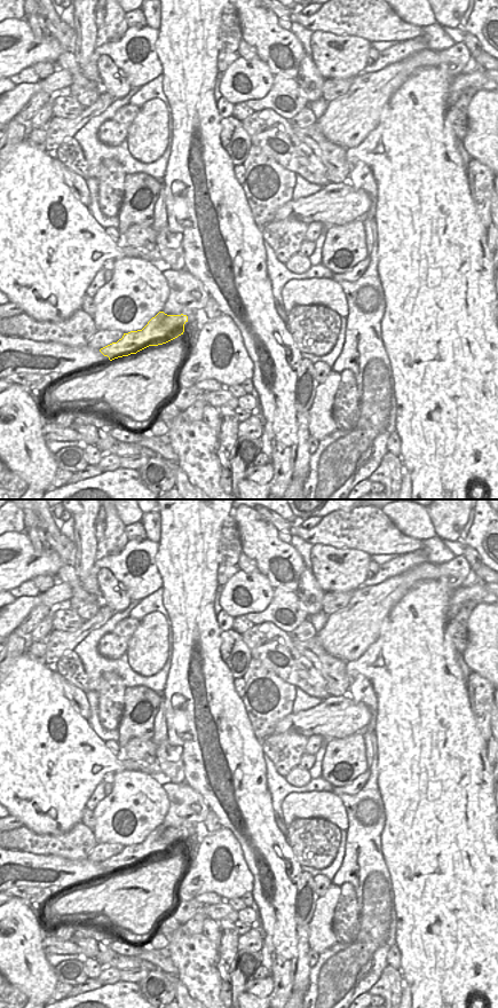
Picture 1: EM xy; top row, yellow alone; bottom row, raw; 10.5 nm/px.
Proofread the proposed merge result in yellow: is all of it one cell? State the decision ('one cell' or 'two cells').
one cell

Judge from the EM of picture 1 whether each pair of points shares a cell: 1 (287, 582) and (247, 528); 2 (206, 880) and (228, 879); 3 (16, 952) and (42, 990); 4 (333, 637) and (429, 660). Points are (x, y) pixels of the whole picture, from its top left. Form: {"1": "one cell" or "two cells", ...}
{"1": "one cell", "2": "one cell", "3": "one cell", "4": "two cells"}

